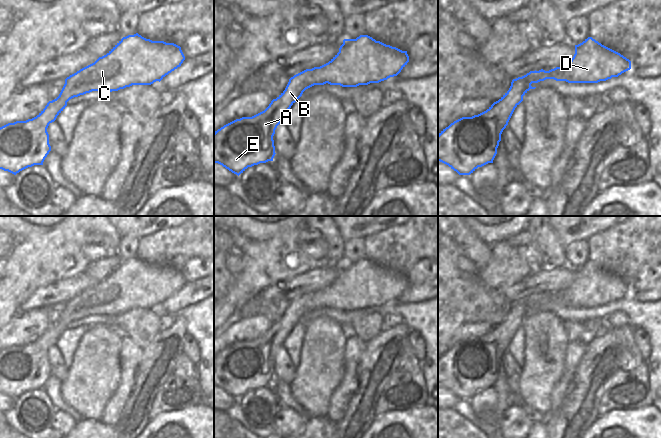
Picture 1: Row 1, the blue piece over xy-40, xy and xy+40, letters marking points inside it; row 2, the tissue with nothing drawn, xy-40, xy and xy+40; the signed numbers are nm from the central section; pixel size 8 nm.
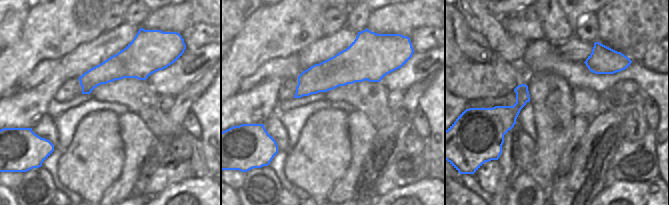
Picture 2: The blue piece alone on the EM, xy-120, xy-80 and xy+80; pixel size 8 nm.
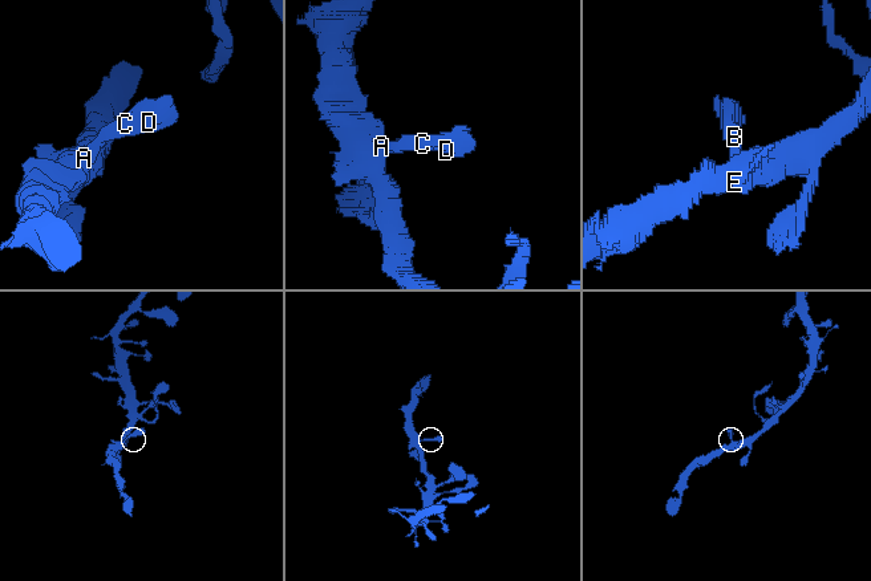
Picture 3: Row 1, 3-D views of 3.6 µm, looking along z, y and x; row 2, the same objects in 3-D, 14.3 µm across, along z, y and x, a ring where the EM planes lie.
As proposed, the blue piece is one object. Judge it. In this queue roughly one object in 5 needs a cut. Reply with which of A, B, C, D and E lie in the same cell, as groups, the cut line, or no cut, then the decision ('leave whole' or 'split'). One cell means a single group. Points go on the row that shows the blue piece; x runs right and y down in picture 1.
A B C D E | no cut | leave whole

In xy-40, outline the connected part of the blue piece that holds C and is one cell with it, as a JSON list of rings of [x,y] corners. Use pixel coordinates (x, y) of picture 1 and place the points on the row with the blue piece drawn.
[[[139,35],[123,37],[106,55],[65,79],[59,96],[47,103],[34,118],[16,121],[0,127],[0,169],[14,175],[34,165],[43,165],[51,146],[47,128],[65,109],[67,102],[92,91],[118,91],[132,85],[151,85],[181,66],[185,56],[174,43],[152,41]]]

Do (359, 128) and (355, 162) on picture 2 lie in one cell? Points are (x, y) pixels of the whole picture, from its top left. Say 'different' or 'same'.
same

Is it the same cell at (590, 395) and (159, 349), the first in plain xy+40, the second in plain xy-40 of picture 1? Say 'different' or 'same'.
same

